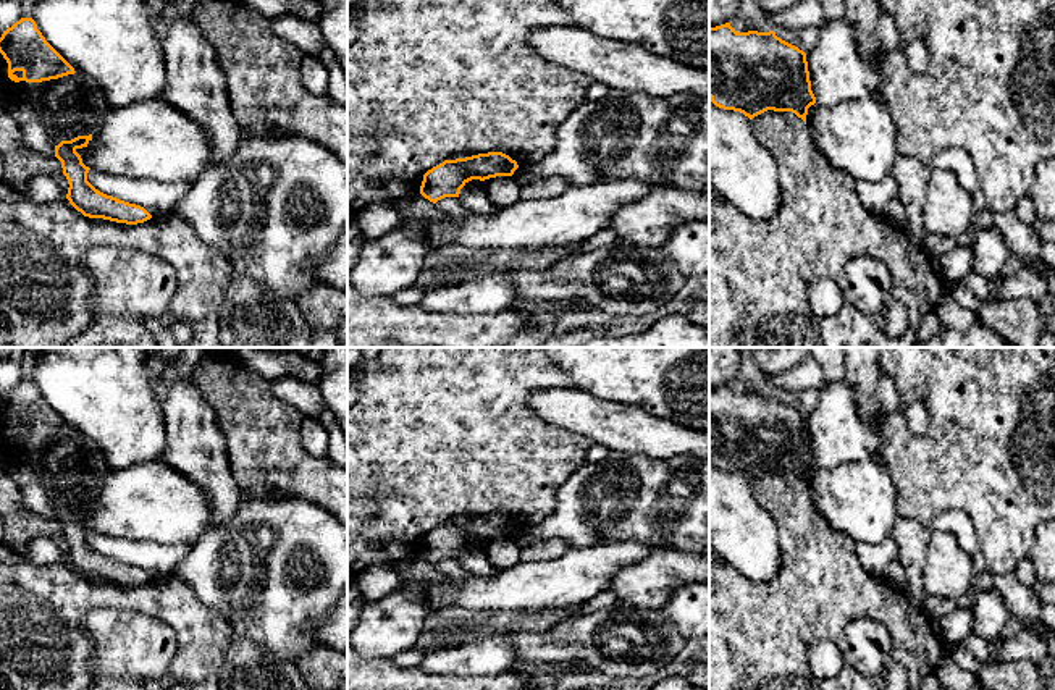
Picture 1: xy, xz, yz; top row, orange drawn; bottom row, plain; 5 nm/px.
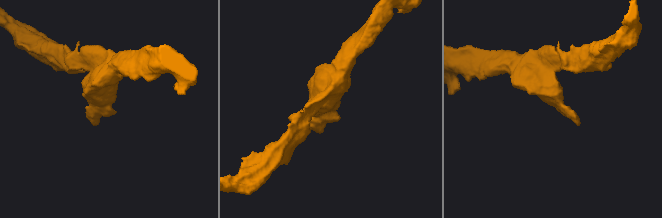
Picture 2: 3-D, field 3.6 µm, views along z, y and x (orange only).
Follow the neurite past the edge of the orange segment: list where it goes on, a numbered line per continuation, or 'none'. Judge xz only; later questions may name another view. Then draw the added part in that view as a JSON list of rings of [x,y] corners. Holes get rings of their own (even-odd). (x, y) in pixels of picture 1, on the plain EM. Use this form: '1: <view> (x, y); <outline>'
none

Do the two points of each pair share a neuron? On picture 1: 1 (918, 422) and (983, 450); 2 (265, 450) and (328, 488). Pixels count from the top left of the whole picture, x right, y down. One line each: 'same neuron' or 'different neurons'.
1: different neurons
2: same neuron

